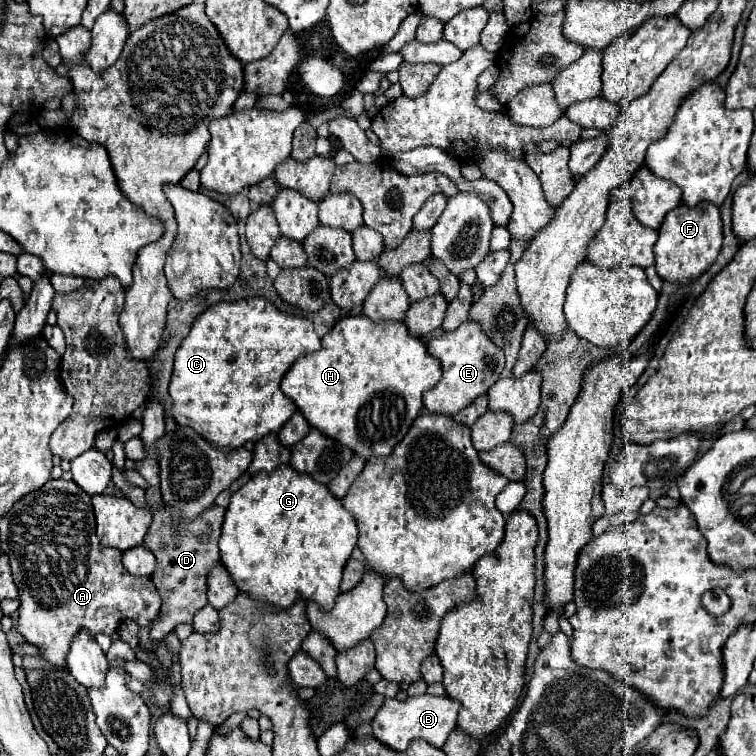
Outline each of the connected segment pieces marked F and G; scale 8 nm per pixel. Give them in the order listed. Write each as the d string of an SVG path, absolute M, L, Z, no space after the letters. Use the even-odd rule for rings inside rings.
M703 202L697 208L687 208L681 204L665 216L659 228L659 240L655 244L657 274L671 284L689 284L697 280L703 272L707 272L707 268L711 268L711 264L719 256L721 242L723 242L721 216L715 204Z
M281 464L275 472L259 472L231 496L231 504L225 514L223 534L219 538L221 564L229 572L239 592L249 594L259 602L267 602L275 608L291 608L297 600L313 600L325 612L329 612L339 596L339 584L343 566L349 560L357 544L357 522L343 508L341 500L331 496L325 484L293 472L291 466Z

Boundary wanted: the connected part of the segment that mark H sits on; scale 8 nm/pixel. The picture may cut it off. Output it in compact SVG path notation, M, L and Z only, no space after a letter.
M347 316L347 318L341 318L341 320L323 336L321 348L319 348L317 352L311 352L311 354L307 354L307 356L299 358L299 360L291 366L291 370L285 374L285 378L283 378L283 382L281 382L281 390L283 390L283 394L285 394L289 400L293 400L293 404L297 406L297 410L309 420L309 426L319 428L319 432L323 432L325 436L331 436L331 438L337 440L339 444L351 448L353 454L363 456L365 460L369 460L371 456L381 456L381 458L385 458L385 456L389 456L389 454L393 452L393 448L395 448L395 446L403 440L403 436L409 432L409 428L411 428L411 424L415 422L415 418L421 414L421 410L423 410L423 392L427 392L429 388L433 388L433 384L439 382L439 378L441 378L441 364L439 364L439 360L433 358L433 356L427 352L425 344L423 344L419 338L415 338L415 336L411 336L411 334L407 332L407 328L405 328L403 322L373 322L373 320L369 320L367 316Z

